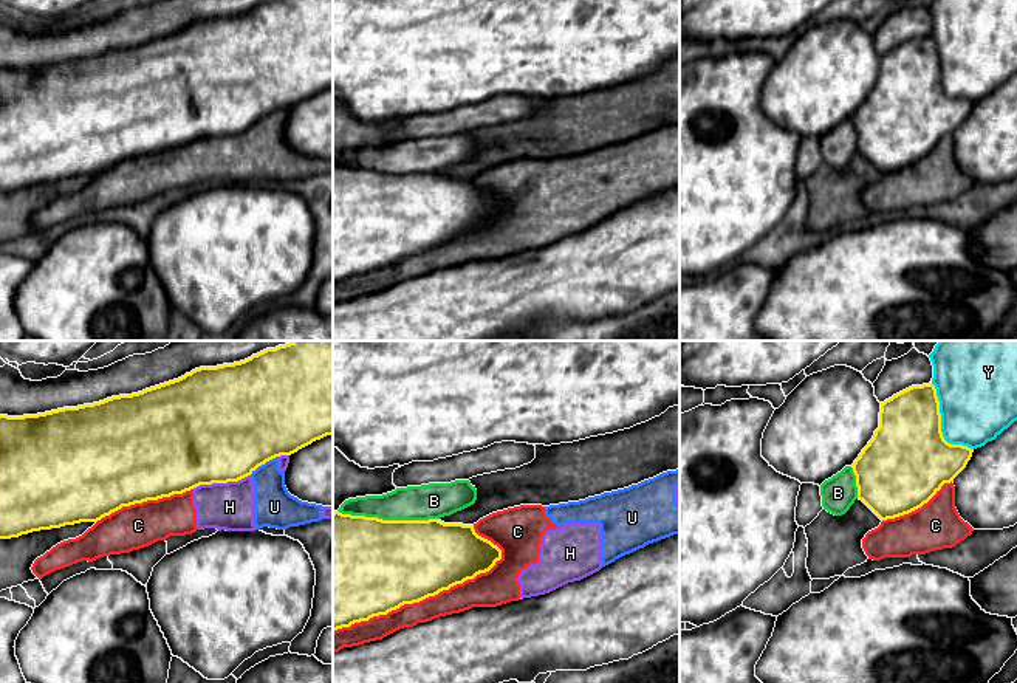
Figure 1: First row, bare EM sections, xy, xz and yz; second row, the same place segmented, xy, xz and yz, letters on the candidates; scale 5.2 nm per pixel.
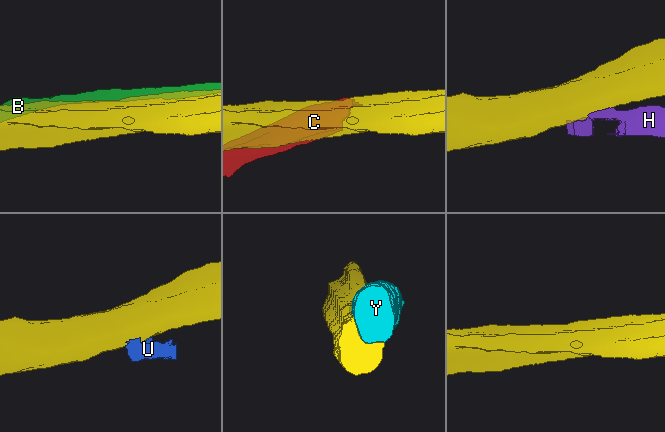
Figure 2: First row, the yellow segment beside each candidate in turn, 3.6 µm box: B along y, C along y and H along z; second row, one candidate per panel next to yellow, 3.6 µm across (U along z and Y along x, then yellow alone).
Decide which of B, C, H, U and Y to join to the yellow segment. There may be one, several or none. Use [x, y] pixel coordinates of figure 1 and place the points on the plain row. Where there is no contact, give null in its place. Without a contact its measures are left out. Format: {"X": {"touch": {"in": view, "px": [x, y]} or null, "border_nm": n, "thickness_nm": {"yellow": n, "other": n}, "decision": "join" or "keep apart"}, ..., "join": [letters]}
{"B": {"touch": {"in": "xz", "px": [387, 174]}, "border_nm": 500, "thickness_nm": {"yellow": 500, "other": 180}, "decision": "keep apart"}, "C": {"touch": {"in": "xz", "px": [420, 253]}, "border_nm": 1000, "thickness_nm": {"yellow": 460, "other": 140}, "decision": "keep apart"}, "H": {"touch": {"in": "xy", "px": [220, 135]}, "border_nm": 300, "thickness_nm": {"yellow": 500, "other": 240}, "decision": "keep apart"}, "U": {"touch": {"in": "xy", "px": [263, 116]}, "border_nm": 190, "thickness_nm": {"yellow": 500, "other": 220}, "decision": "keep apart"}, "Y": {"touch": {"in": "yz", "px": [940, 78]}, "border_nm": 420, "thickness_nm": {"yellow": 440, "other": 400}, "decision": "keep apart"}, "join": []}

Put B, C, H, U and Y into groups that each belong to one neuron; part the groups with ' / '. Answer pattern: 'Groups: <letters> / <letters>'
Groups: B / C H U / Y

